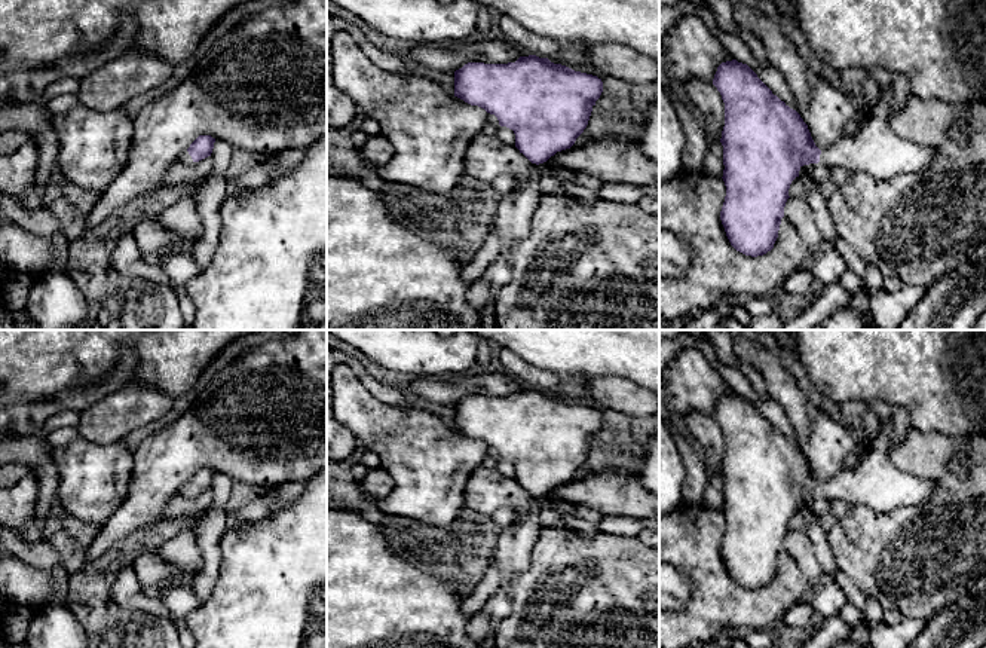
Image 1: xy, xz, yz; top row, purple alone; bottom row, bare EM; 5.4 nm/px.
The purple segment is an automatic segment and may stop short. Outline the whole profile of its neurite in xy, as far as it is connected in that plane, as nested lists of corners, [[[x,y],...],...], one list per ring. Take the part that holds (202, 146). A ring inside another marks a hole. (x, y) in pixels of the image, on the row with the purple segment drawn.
[[[199,135],[190,147],[180,156],[180,161],[186,163],[199,162],[211,156],[215,138],[211,135]]]

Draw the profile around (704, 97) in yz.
[[[690,79],[685,91],[693,108],[699,113],[701,123],[710,141],[720,141],[725,126],[725,103],[713,83]]]

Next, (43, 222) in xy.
[[[0,192],[0,210],[7,218],[31,233],[53,236],[59,232],[59,220],[50,208],[43,207],[40,210],[28,211],[24,210],[12,196]]]

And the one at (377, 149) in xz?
[[[377,134],[374,137],[367,137],[365,144],[358,150],[358,155],[362,161],[380,166],[391,161],[394,147],[385,135]]]

